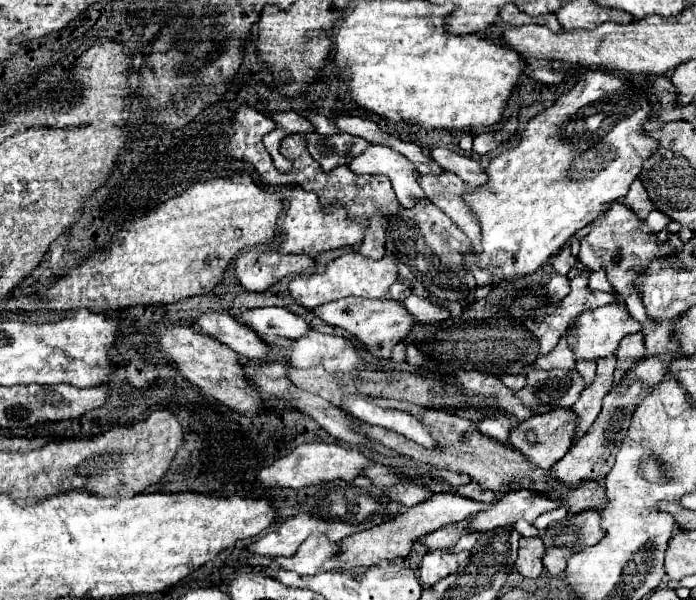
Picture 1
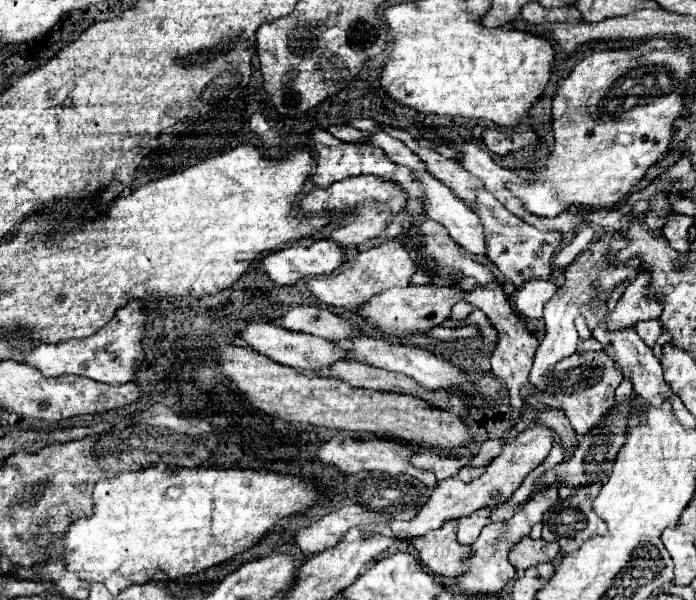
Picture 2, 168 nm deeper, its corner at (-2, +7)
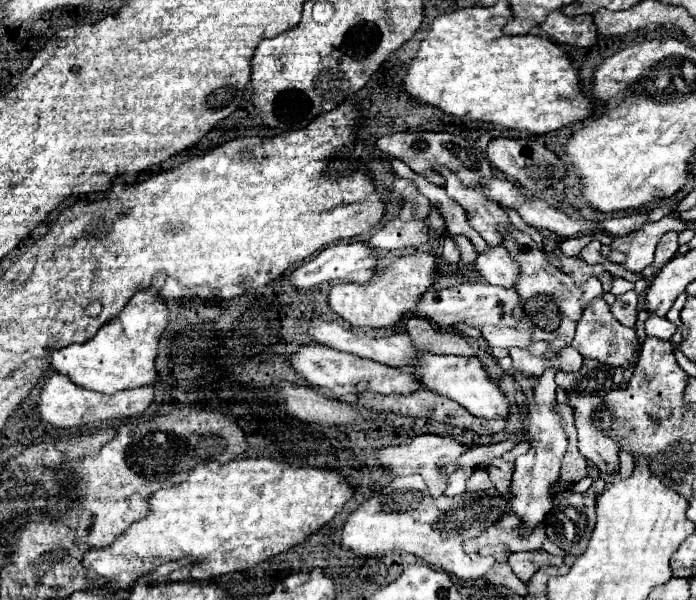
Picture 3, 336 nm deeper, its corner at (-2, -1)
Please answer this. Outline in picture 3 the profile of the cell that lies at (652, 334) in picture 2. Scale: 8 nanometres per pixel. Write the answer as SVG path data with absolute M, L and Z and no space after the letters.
M650 316L646 320L646 334L648 336L656 336L656 338L662 338L662 340L670 340L670 336L676 332L678 328L668 322L666 318L662 316Z

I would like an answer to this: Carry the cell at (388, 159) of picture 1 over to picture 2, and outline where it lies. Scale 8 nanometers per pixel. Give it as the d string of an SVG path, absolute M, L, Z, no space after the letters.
M416 170L412 172L414 180L418 180L422 186L424 186L424 216L426 218L432 218L440 224L444 224L450 232L450 236L470 254L476 254L476 256L482 256L486 250L484 250L484 230L482 230L482 224L478 220L478 216L460 200L454 196L454 192L450 188L446 188L440 180L436 180L428 170Z

